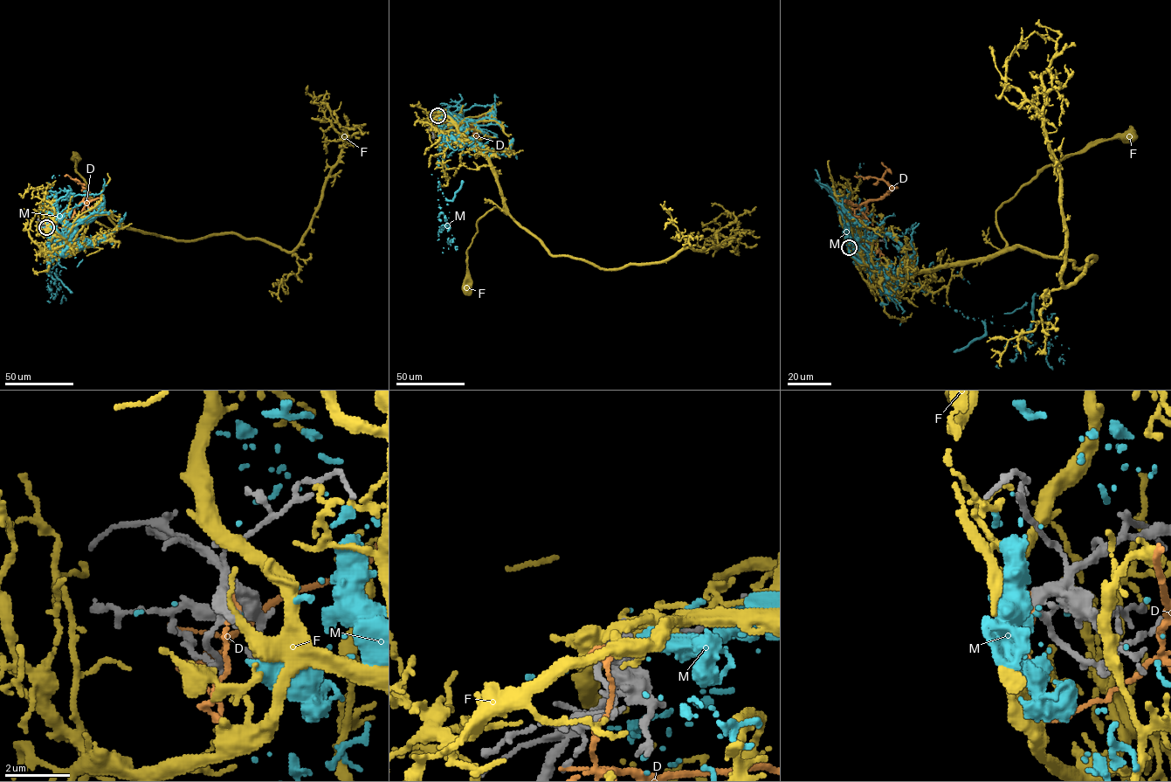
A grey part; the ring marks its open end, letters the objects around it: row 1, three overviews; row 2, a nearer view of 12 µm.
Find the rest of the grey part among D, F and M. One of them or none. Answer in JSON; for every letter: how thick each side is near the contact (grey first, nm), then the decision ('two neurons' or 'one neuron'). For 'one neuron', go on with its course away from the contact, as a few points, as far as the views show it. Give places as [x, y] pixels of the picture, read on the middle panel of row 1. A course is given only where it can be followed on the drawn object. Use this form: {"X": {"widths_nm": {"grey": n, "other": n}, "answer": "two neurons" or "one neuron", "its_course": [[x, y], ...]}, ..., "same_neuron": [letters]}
{"D": {"widths_nm": {"grey": 440, "other": 150}, "answer": "two neurons"}, "F": {"widths_nm": {"grey": 360, "other": 240}, "answer": "one neuron", "its_course": [[437, 115], [446, 115], [487, 160], [506, 212], [494, 207], [477, 223], [477, 232], [467, 250], [466, 291]]}, "M": {"widths_nm": {"grey": 460, "other": 80}, "answer": "two neurons"}, "same_neuron": ["F"]}

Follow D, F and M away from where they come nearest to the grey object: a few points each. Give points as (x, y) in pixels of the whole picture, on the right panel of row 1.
D: (850, 246), (851, 253), (858, 250), (867, 228), (866, 204), (892, 189), (882, 177), (883, 165)
F: (849, 247), (858, 262), (893, 277), (991, 258), (1005, 247), (996, 211), (1005, 202), (1067, 155), (1130, 136)
M: (850, 246), (886, 274), (921, 271), (964, 317), (1032, 304), (1027, 338), (1047, 330)

